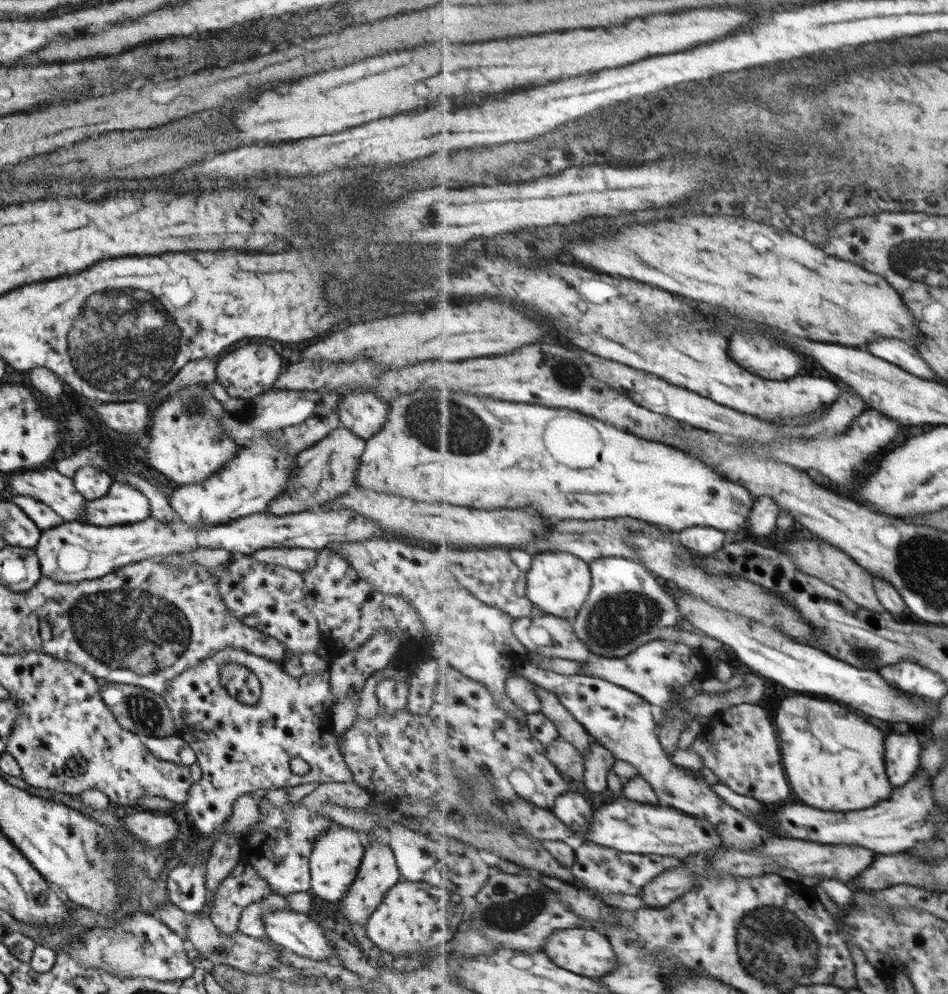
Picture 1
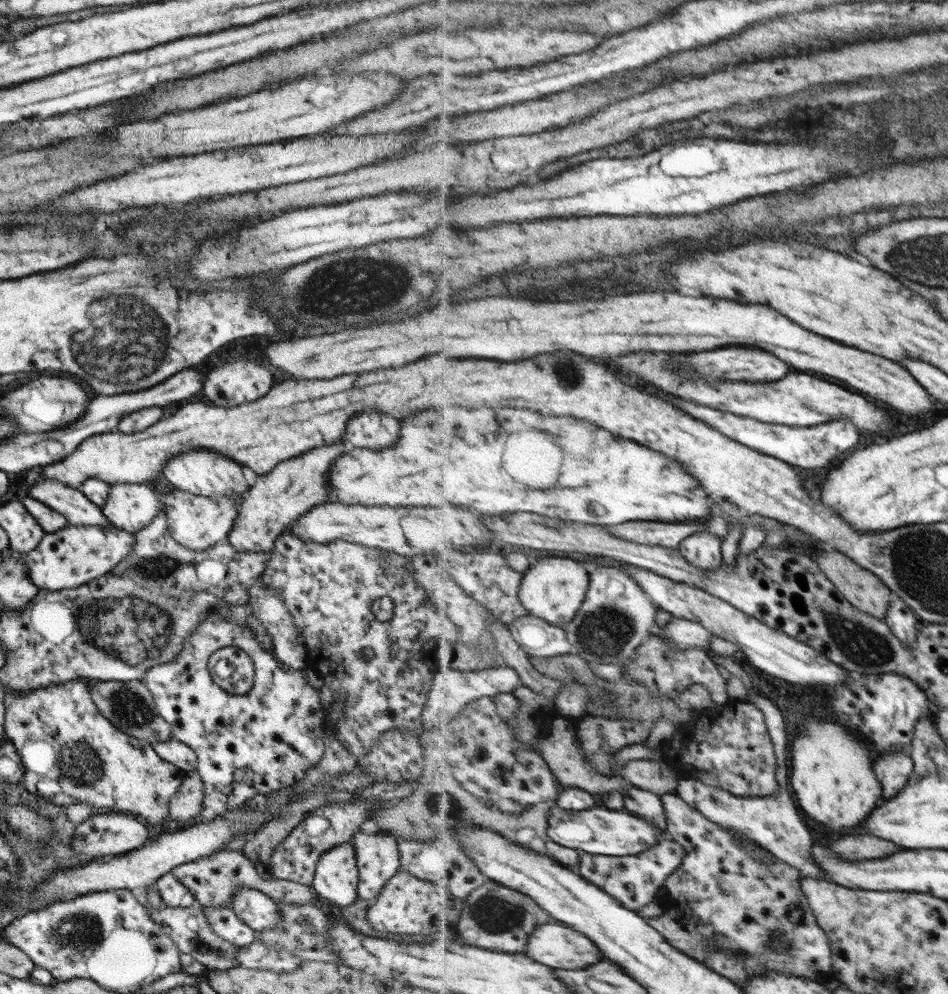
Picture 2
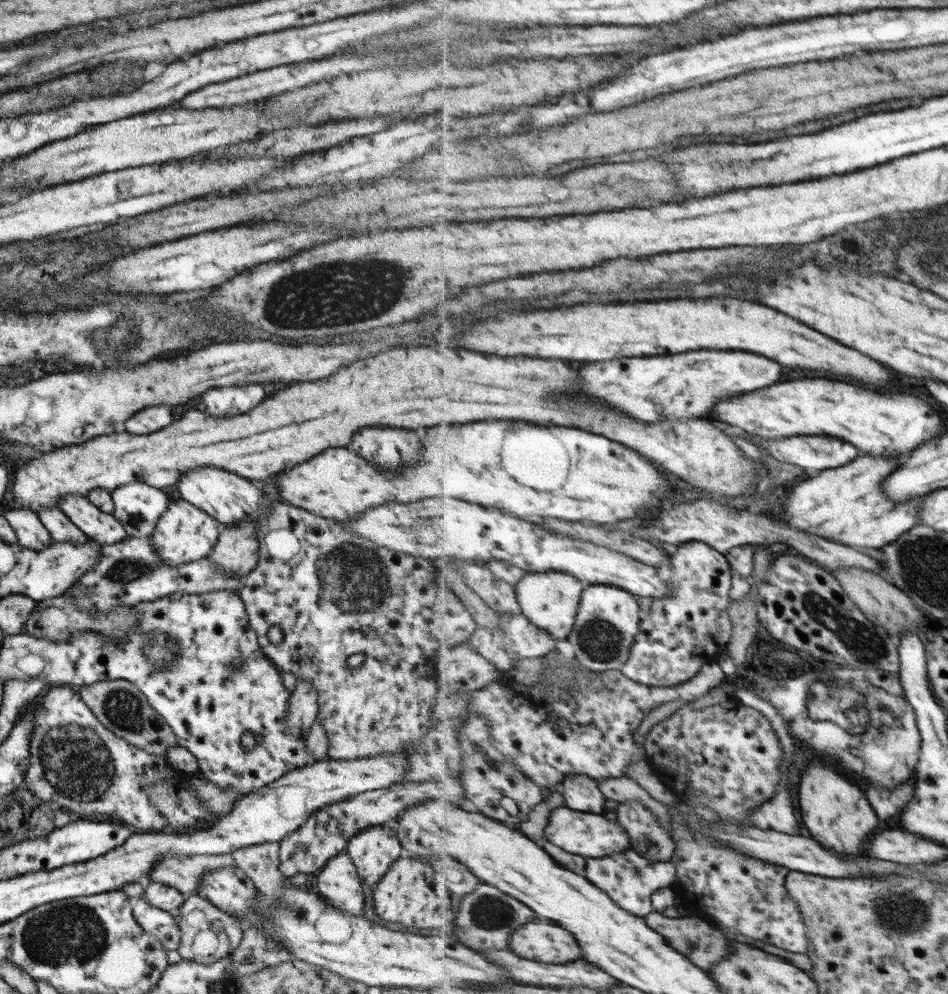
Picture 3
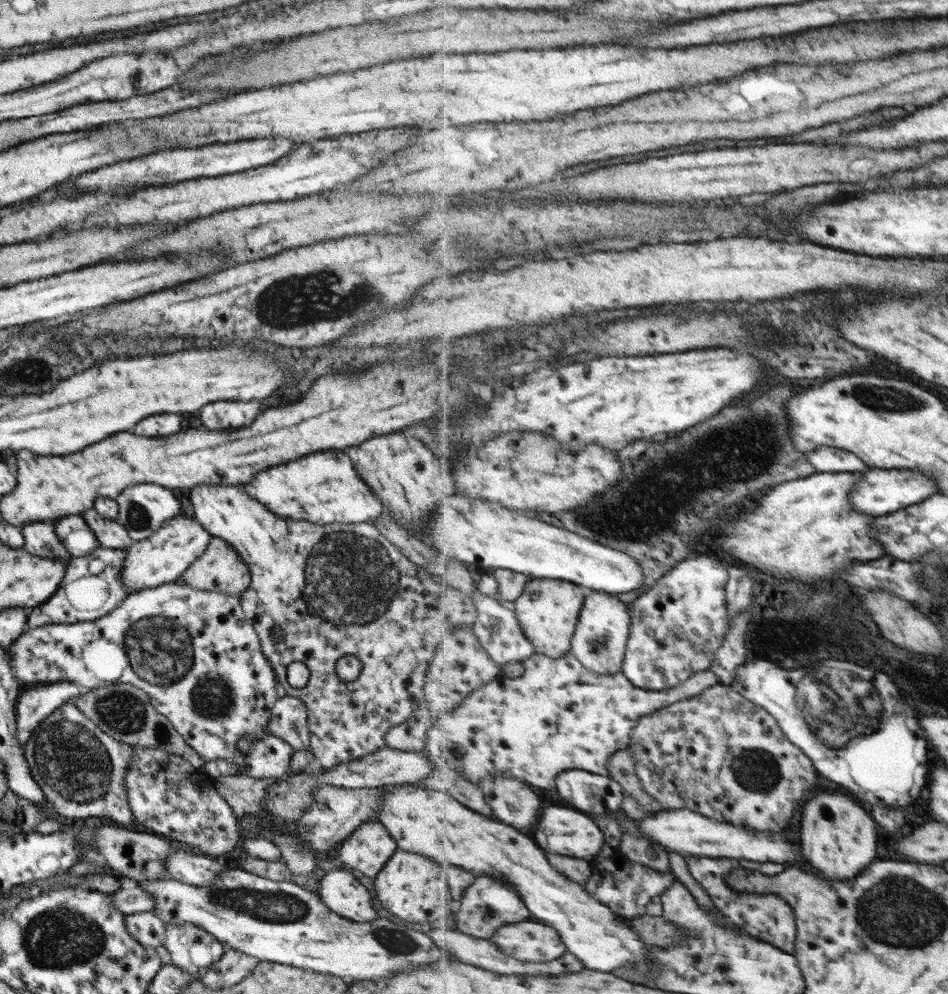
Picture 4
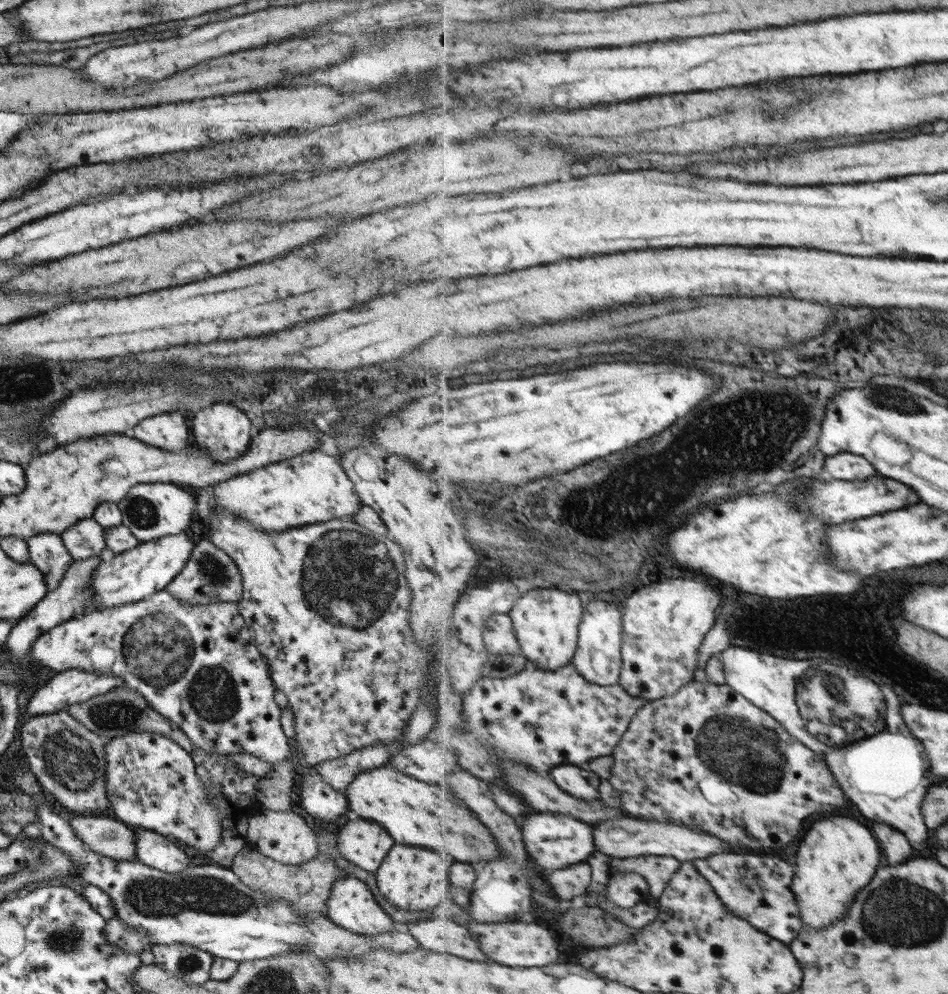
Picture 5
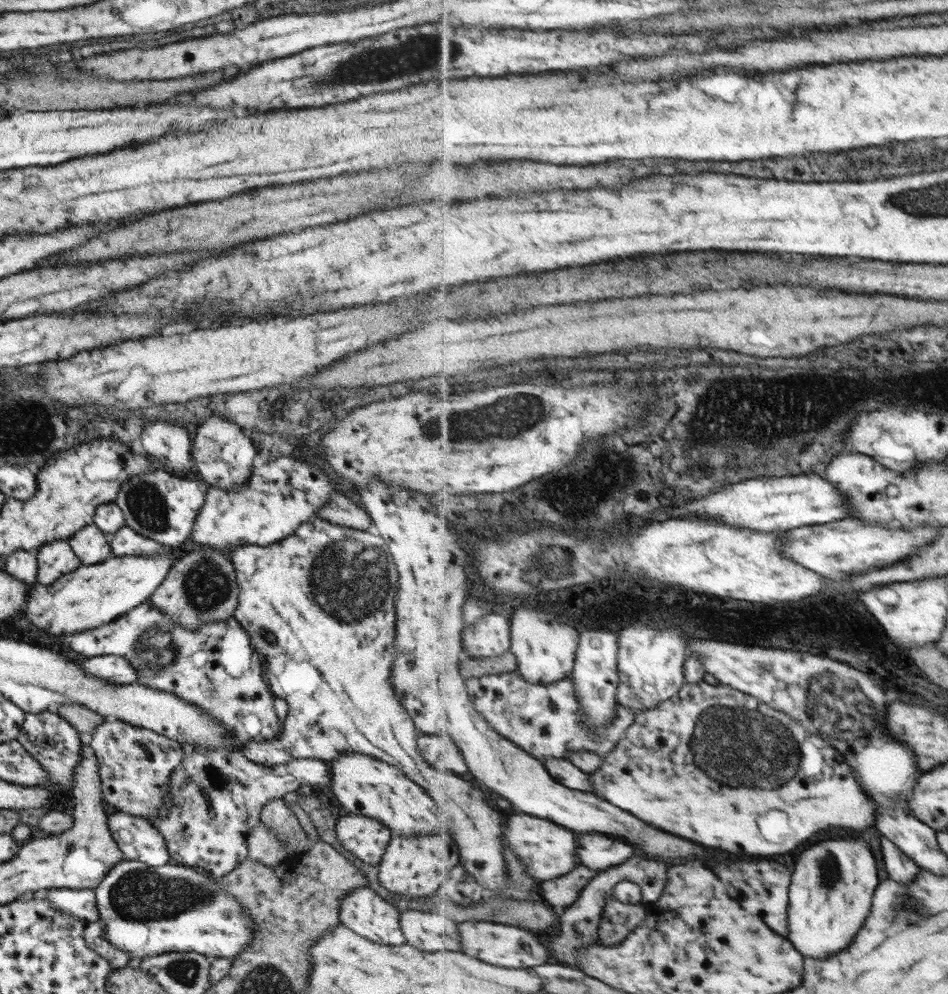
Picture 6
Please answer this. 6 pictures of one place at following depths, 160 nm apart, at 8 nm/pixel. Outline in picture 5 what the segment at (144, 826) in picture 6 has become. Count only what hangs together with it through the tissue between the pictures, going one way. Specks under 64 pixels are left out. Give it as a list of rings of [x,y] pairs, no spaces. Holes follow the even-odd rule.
[[[136,826],[133,828],[134,849],[137,861],[148,868],[177,874],[191,868],[191,858],[185,855],[173,839],[162,834]]]

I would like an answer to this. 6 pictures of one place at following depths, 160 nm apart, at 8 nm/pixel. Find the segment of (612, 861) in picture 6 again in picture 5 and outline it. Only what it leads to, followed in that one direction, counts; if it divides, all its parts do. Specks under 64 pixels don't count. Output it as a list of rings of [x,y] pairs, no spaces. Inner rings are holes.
[[[623,817],[621,820],[607,820],[595,828],[595,842],[599,842],[599,852],[607,854],[611,859],[636,858],[643,856],[670,856],[677,858],[682,864],[687,861],[711,858],[713,854],[733,852],[733,848],[723,839],[713,838],[705,832],[691,830],[687,826],[677,826],[675,822],[657,822],[655,820]]]

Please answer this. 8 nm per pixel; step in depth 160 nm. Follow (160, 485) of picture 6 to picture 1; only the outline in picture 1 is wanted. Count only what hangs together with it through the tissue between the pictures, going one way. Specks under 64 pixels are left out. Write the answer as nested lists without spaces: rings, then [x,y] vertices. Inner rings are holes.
[[[112,482],[103,496],[84,502],[82,509],[77,522],[103,528],[142,522],[150,516],[146,496],[125,483]]]

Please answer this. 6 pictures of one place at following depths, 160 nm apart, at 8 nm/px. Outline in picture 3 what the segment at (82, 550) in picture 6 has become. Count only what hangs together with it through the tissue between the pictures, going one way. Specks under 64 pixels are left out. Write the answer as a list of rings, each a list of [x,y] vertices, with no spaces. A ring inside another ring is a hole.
[[[57,507],[40,508],[35,513],[54,541],[84,542],[88,540],[88,536],[73,526],[72,522]]]

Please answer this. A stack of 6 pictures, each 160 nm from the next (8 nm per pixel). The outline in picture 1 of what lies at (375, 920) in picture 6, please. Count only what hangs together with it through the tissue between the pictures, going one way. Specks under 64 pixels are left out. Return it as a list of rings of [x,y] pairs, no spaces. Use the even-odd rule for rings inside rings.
[[[336,825],[324,830],[324,833],[314,840],[311,852],[308,854],[311,892],[322,901],[337,904],[355,879],[363,852],[364,847],[355,830]]]

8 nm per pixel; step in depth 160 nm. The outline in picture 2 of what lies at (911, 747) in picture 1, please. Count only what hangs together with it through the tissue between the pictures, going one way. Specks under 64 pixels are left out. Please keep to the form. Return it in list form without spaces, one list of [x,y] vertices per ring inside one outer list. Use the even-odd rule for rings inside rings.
[[[900,750],[894,754],[877,756],[875,770],[879,772],[878,779],[882,783],[883,798],[893,798],[900,793],[909,782],[914,769],[914,760],[909,750]]]

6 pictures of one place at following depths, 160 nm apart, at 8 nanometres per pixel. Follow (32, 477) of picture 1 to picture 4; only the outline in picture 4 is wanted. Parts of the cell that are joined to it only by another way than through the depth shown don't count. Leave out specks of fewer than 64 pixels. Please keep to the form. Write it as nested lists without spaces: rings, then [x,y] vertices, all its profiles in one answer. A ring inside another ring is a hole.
[[[92,508],[79,516],[86,522],[101,547],[126,549],[133,542],[117,522],[101,518]]]

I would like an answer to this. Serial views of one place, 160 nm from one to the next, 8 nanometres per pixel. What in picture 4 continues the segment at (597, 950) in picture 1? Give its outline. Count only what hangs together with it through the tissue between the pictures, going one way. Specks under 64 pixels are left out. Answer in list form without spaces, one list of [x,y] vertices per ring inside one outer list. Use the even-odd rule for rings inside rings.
[[[537,922],[503,926],[503,930],[495,934],[493,942],[499,942],[499,948],[505,954],[525,962],[551,962],[568,951],[562,935],[554,927]]]

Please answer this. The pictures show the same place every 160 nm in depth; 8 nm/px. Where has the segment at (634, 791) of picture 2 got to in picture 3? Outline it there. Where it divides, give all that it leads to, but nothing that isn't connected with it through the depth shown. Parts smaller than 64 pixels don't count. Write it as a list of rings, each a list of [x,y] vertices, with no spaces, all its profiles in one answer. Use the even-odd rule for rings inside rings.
[[[638,800],[620,803],[617,806],[616,820],[630,834],[631,849],[655,862],[672,861],[676,842],[649,806]]]

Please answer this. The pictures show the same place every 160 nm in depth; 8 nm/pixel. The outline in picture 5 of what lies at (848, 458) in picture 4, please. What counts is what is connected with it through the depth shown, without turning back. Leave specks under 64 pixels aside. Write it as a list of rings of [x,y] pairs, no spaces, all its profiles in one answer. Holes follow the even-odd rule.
[[[842,453],[829,456],[825,470],[834,479],[845,481],[869,480],[879,475],[878,470],[864,456],[853,453]]]

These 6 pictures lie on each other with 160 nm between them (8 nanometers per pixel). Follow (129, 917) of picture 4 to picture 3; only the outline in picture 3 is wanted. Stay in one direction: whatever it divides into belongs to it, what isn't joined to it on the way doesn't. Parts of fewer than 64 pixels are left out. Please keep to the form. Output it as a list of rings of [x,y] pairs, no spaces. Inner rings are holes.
[[[140,898],[129,899],[135,923],[143,929],[143,933],[155,937],[161,946],[167,950],[176,950],[181,933],[177,927],[173,911],[161,910],[145,903]]]

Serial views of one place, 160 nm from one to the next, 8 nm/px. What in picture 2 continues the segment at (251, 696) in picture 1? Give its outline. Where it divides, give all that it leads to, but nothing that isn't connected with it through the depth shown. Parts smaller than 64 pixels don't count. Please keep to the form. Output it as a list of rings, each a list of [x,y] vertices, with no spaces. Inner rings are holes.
[[[223,647],[209,656],[207,665],[211,680],[227,694],[245,694],[252,685],[253,664],[241,649]]]

